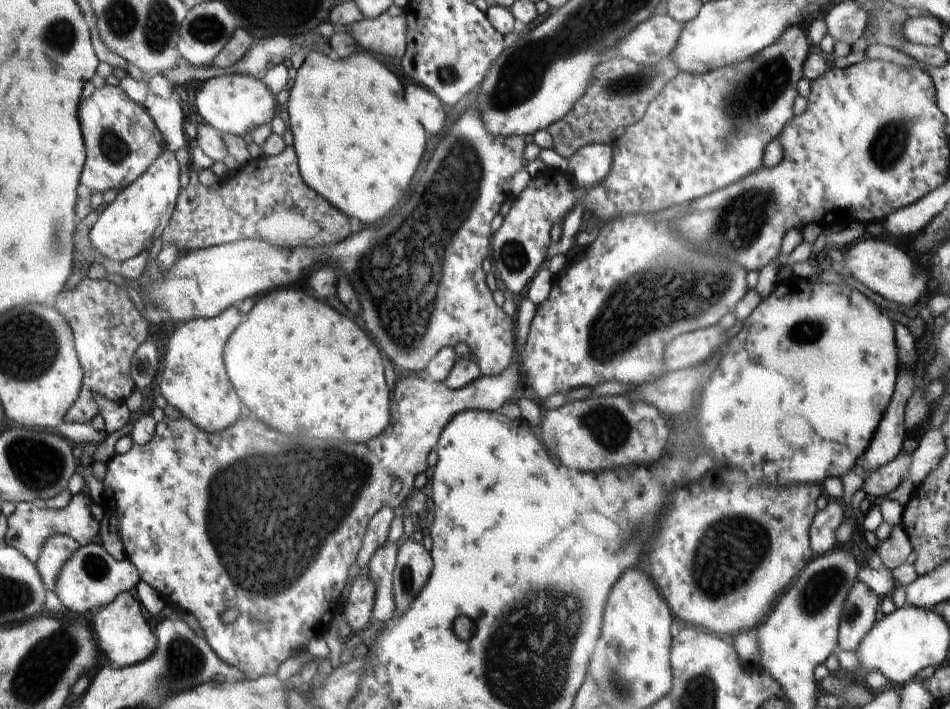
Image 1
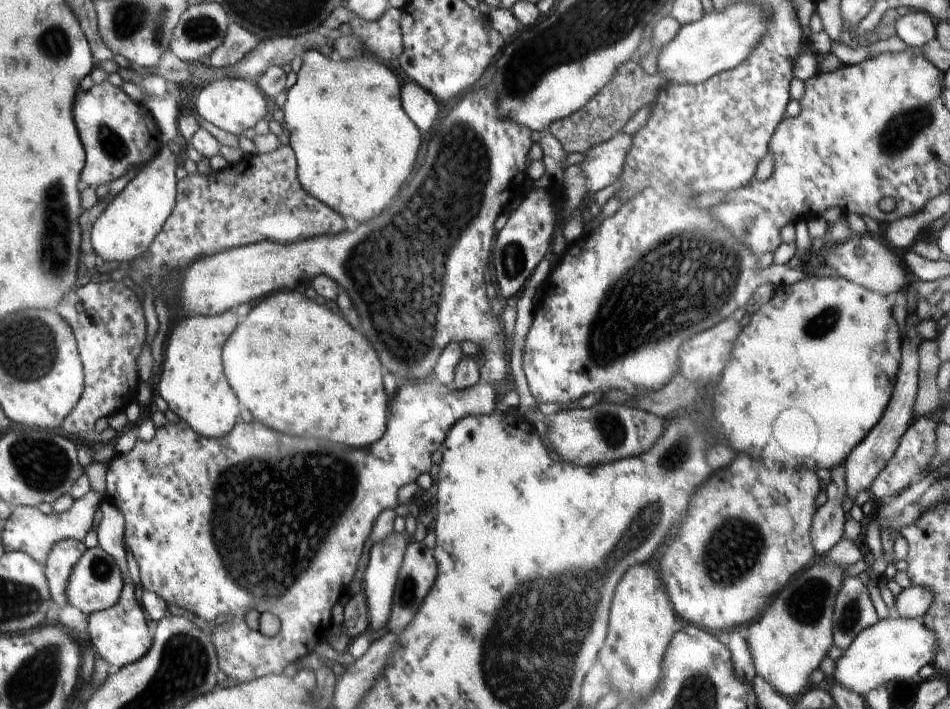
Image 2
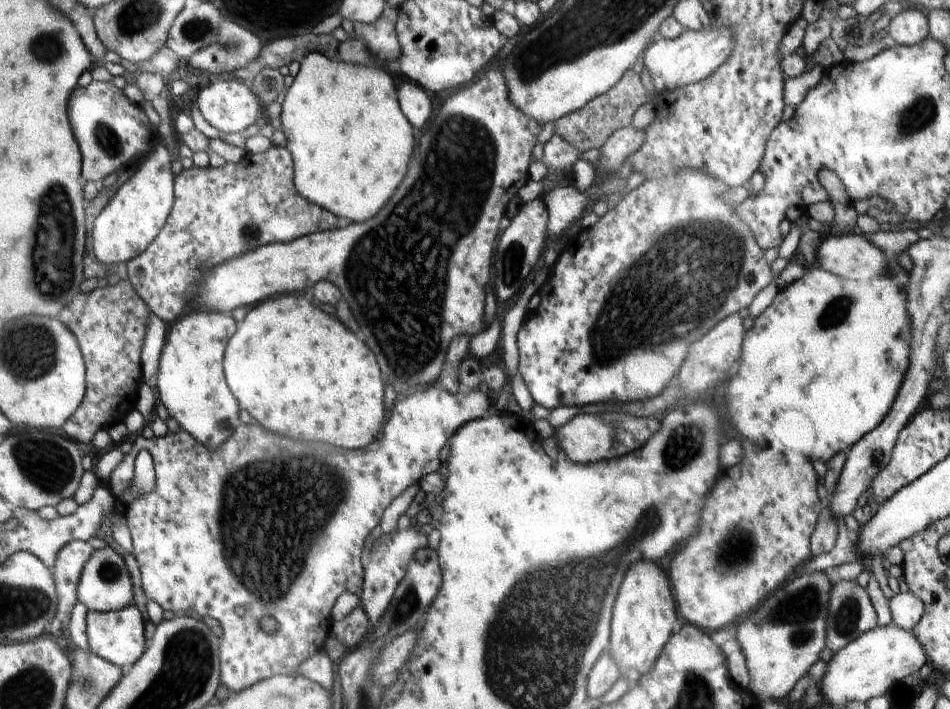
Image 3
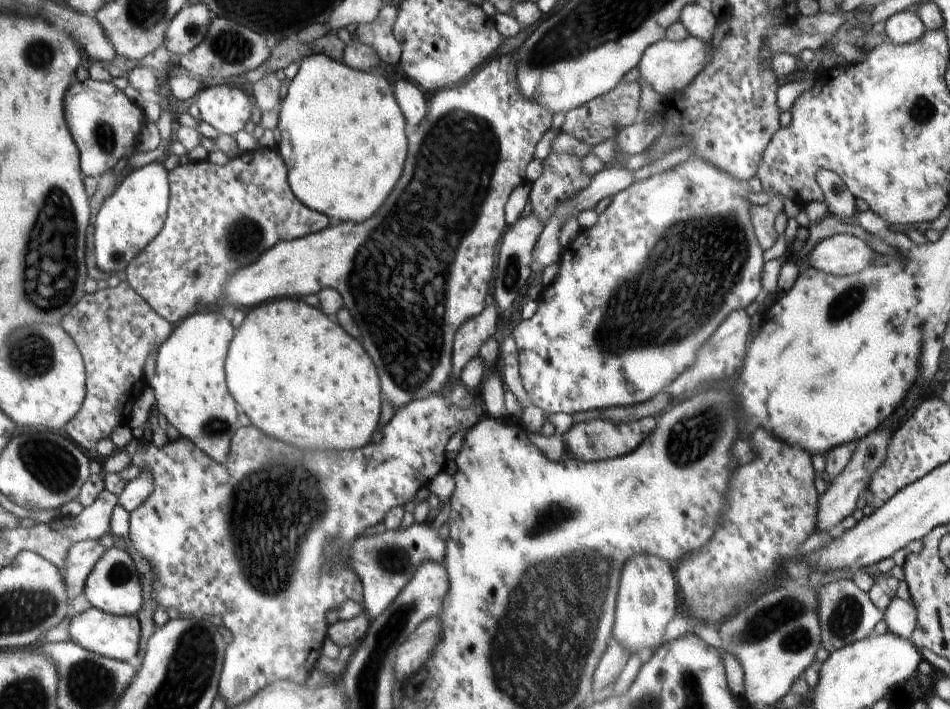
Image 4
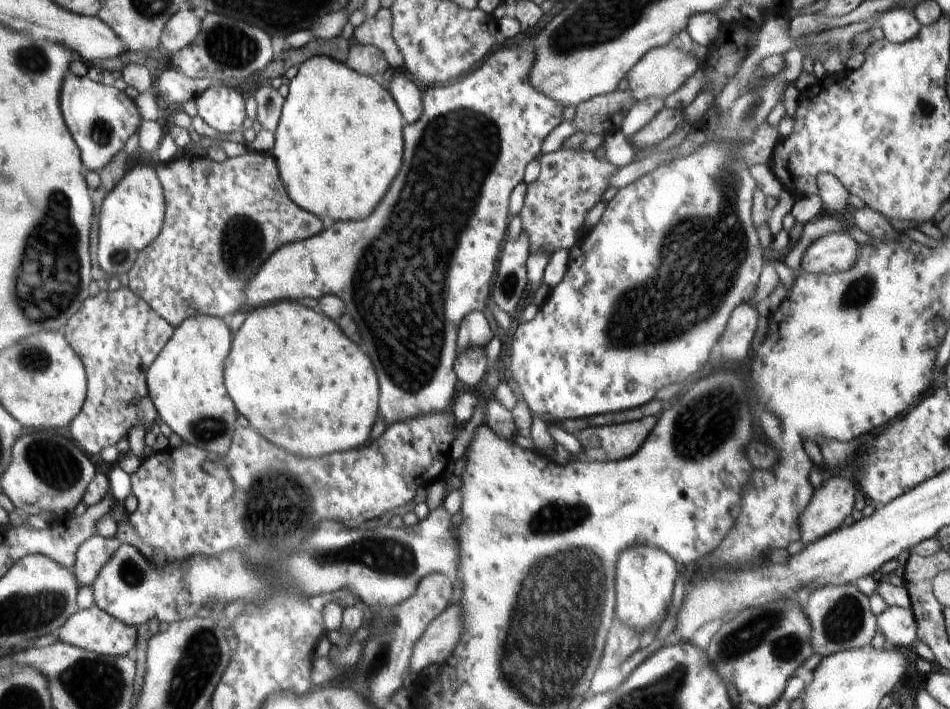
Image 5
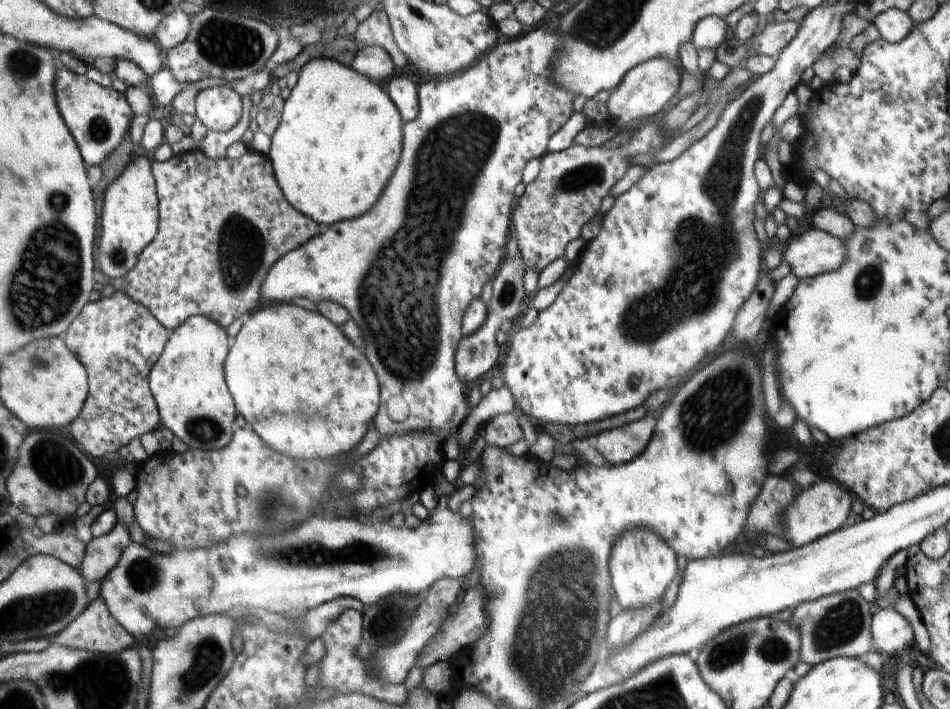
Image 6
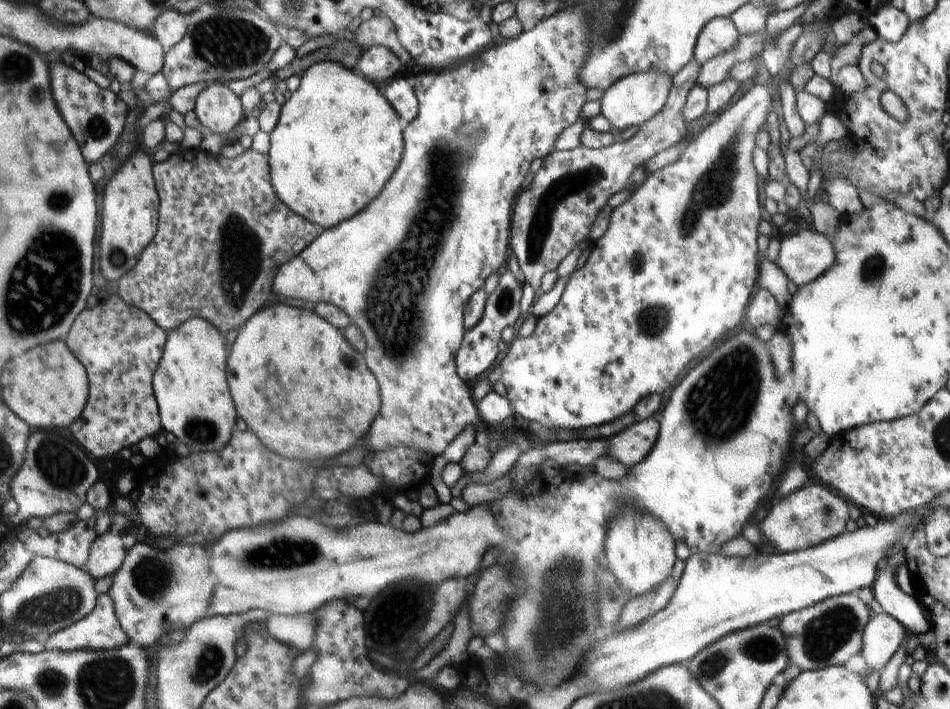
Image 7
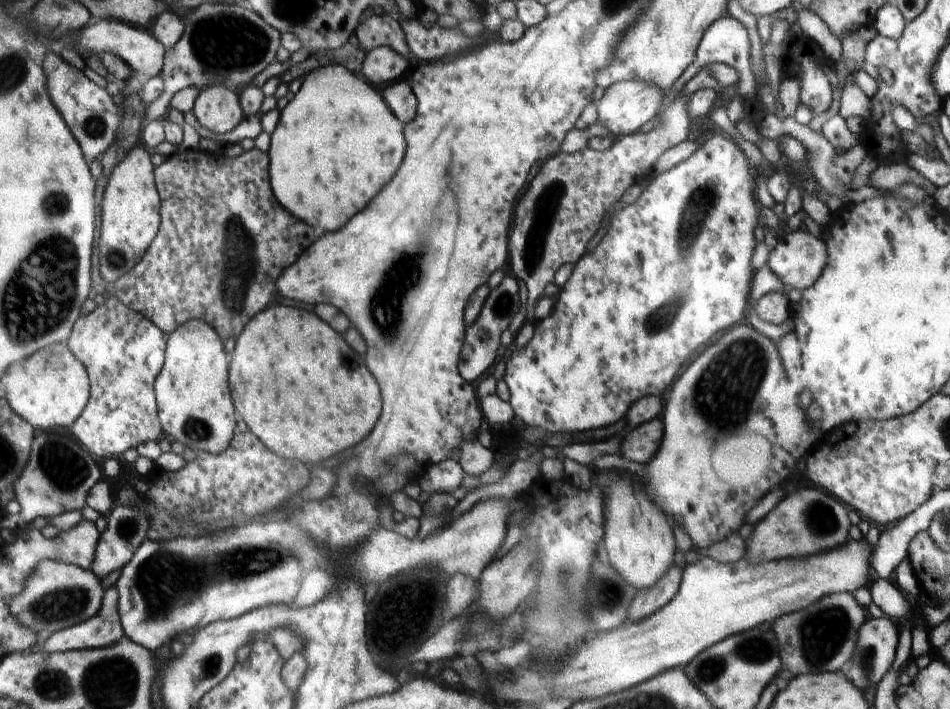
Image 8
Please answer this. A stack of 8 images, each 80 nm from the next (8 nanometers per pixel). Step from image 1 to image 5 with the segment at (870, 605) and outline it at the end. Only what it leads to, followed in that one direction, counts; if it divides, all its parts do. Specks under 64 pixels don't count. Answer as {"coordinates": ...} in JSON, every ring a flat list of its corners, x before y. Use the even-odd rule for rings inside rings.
{"coordinates":[[852,584,818,587,804,597,804,607,813,627,812,647,823,657,868,646,878,628,877,615,870,610,869,598]]}

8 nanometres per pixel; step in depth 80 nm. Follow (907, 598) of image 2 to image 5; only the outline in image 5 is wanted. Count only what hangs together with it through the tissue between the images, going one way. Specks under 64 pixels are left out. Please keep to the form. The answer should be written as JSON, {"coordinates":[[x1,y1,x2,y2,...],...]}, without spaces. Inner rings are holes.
{"coordinates":[[890,606,877,616,877,630,892,646,911,650,916,641,916,622,911,608]]}

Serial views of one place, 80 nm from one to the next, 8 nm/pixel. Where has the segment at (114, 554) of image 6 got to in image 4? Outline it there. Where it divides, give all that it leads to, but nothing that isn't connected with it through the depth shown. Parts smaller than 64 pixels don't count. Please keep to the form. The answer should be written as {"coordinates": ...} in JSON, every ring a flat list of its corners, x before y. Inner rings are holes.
{"coordinates":[[100,540,81,541,72,550,68,550,68,558,60,568,60,574,66,582,68,604,82,594,88,574,92,573,92,568,96,566,96,562,100,562,106,550]]}

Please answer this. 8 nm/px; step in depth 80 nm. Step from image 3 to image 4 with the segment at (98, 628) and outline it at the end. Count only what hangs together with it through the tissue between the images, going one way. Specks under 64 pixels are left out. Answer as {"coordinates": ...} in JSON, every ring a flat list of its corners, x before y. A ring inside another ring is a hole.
{"coordinates":[[92,607,81,614,70,612,70,641,82,646,93,654,103,655,104,658,128,662,136,652,140,644,140,624,138,616,117,616]]}

